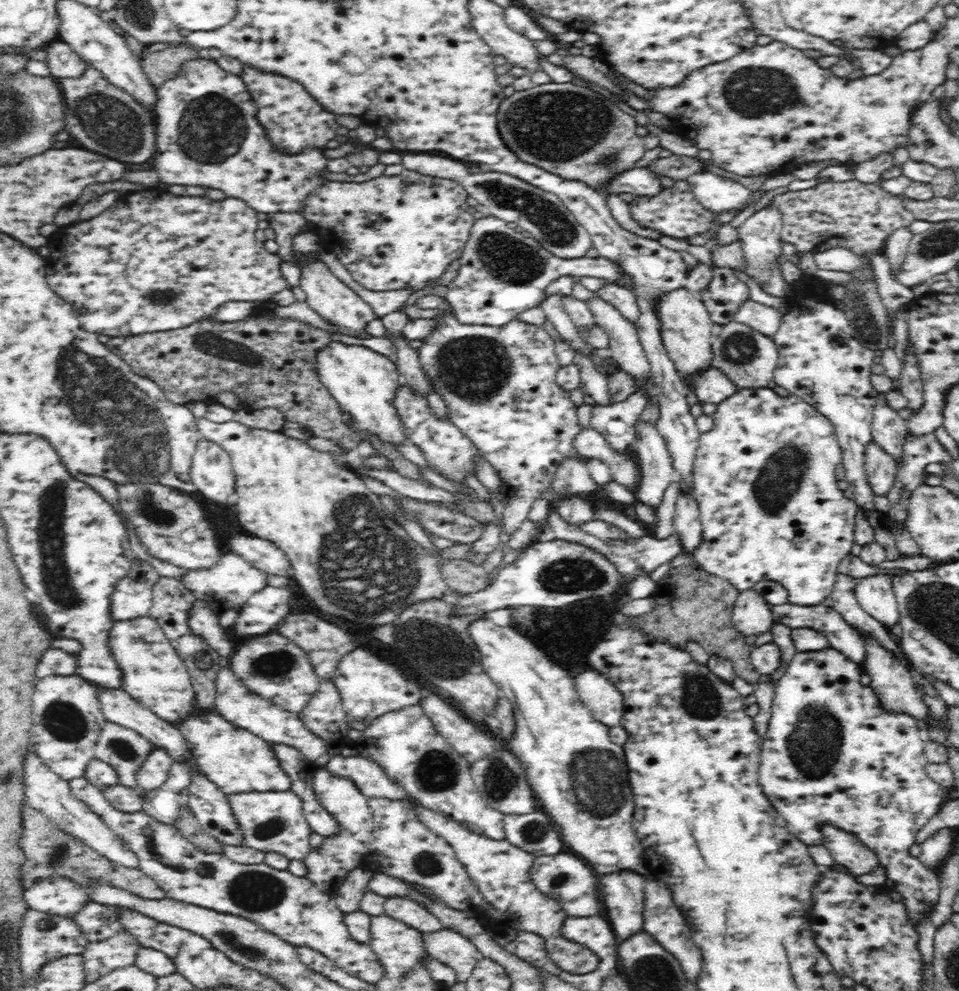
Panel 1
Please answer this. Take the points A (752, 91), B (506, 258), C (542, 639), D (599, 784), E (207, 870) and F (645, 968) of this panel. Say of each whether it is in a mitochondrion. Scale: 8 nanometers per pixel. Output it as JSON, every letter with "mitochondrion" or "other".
{"A":"mitochondrion","B":"mitochondrion","C":"other","D":"mitochondrion","E":"mitochondrion","F":"mitochondrion"}

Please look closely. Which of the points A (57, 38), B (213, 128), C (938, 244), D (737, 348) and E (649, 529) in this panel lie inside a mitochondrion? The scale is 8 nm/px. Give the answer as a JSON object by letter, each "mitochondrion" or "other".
{"A":"other","B":"mitochondrion","C":"mitochondrion","D":"mitochondrion","E":"other"}

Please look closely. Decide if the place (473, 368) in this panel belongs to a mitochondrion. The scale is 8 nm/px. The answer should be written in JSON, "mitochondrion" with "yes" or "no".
{"mitochondrion":"yes"}

